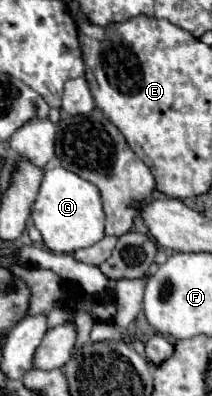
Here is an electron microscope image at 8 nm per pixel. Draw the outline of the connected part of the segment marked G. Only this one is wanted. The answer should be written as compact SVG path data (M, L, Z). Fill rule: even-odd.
M64 167L48 169L32 209L32 221L42 233L44 245L54 253L70 255L82 247L92 247L104 237L106 215L102 209L100 191L90 181L66 171Z

